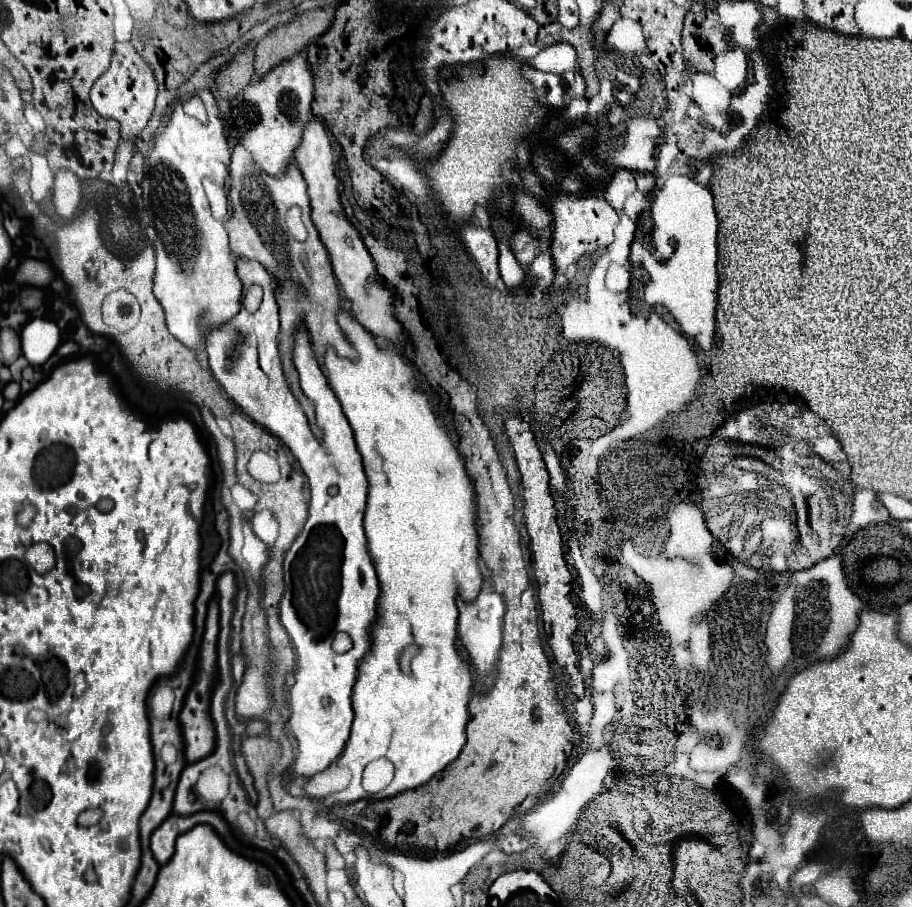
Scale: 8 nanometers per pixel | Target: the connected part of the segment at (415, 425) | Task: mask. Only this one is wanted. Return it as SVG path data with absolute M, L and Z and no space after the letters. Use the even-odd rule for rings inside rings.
M341 310L337 314L337 322L345 334L345 338L349 338L349 344L357 350L357 356L355 360L349 360L349 358L341 358L337 356L337 352L333 352L331 348L325 352L325 360L323 360L323 372L329 380L329 386L331 390L335 392L335 396L339 398L341 406L343 406L343 412L353 428L353 434L355 434L355 442L357 442L357 450L363 458L363 468L365 468L365 474L367 474L367 480L369 480L369 496L367 496L367 512L365 512L365 536L367 536L367 550L371 554L371 560L375 564L375 570L377 570L377 576L379 576L379 586L381 586L381 594L379 594L379 604L377 604L377 618L375 618L375 624L371 628L371 644L369 644L369 650L367 654L361 658L359 662L359 672L357 672L357 682L353 686L353 710L355 710L355 720L353 720L353 726L351 726L351 738L347 740L345 744L345 750L343 750L343 756L339 758L339 766L347 766L351 770L351 782L345 790L341 792L335 792L331 796L325 798L325 806L331 806L335 802L355 802L359 798L385 798L385 796L395 796L399 792L405 792L405 790L411 790L411 788L417 788L417 786L423 786L425 782L429 782L433 776L437 776L439 772L443 772L453 760L457 760L457 756L461 754L467 738L465 738L465 726L469 722L469 700L473 696L473 672L469 668L469 660L467 660L467 652L461 650L457 646L457 620L459 620L459 608L457 608L457 598L461 596L465 602L473 602L477 600L479 592L481 592L481 586L483 586L483 566L479 564L481 562L481 536L479 536L479 528L477 528L477 494L475 494L475 482L473 478L469 476L467 468L465 468L465 460L457 448L457 440L455 436L451 434L451 430L441 422L441 418L435 414L435 406L431 402L431 396L427 394L427 390L423 388L419 376L415 374L415 368L395 350L393 344L387 344L387 346L377 346L373 334L369 334L369 330L365 330L365 326L361 326L357 322L357 318L353 316L351 310ZM409 644L417 644L421 646L419 654L413 658L411 662L411 670L413 670L413 676L407 676L399 670L399 656L401 656L401 650ZM377 758L387 758L393 762L395 766L395 778L393 782L377 792L377 794L369 794L367 790L363 790L361 786L361 776L363 776L363 770L369 762L377 760Z

